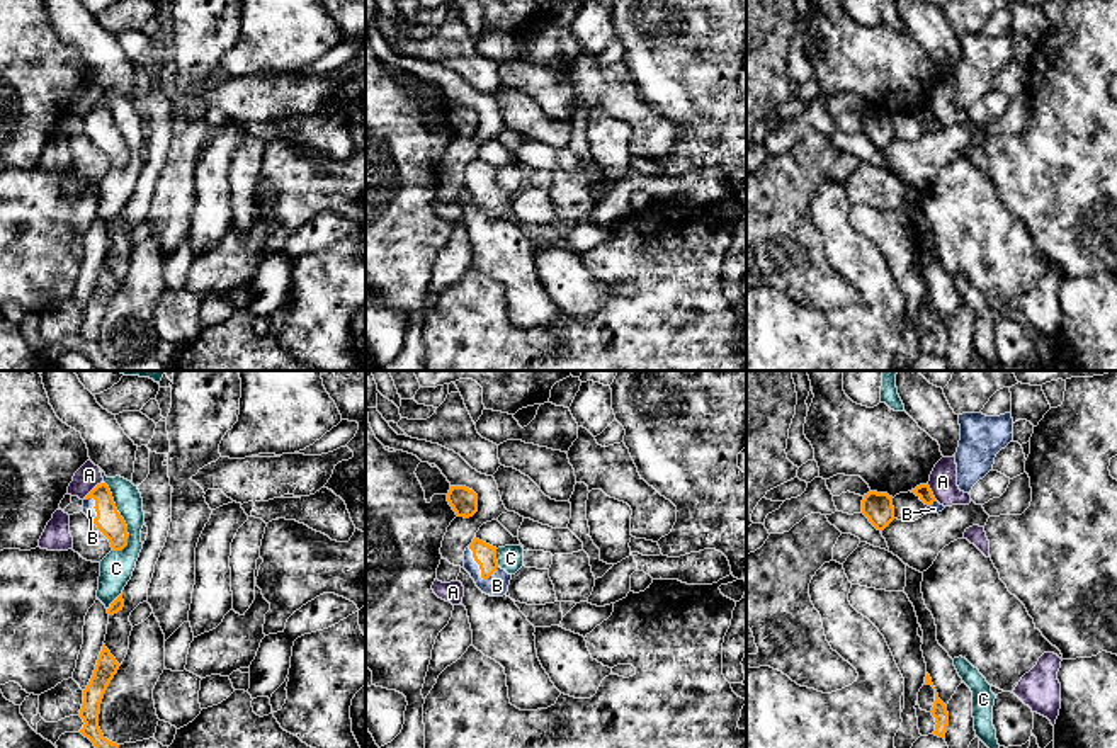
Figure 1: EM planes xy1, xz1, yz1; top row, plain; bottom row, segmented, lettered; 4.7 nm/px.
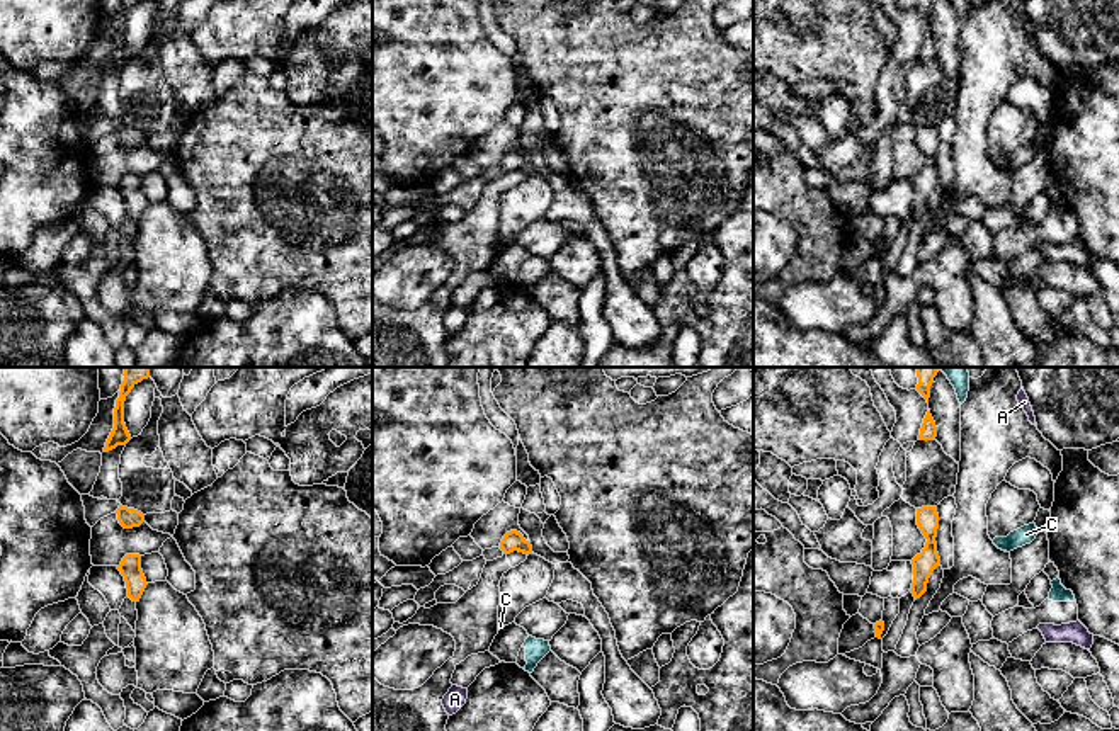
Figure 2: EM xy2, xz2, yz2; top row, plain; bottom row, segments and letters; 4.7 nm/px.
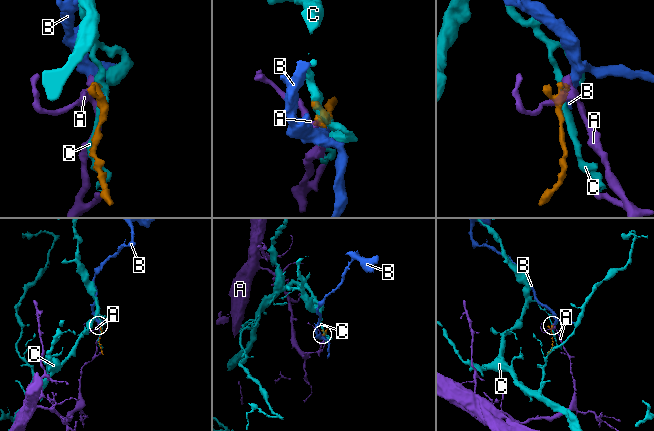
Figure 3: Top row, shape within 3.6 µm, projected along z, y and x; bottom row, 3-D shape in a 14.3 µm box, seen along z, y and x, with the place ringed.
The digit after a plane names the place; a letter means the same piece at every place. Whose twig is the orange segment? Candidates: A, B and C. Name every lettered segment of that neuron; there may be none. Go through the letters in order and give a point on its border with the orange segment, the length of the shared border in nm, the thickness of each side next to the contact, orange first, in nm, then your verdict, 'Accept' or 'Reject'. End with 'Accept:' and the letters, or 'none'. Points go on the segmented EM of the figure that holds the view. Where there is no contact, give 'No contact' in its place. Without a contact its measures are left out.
A: Touches orange at xy1 (92, 490). Shared border 130 nm. Thickness 120 nm (orange) against 110 nm. Reject
B: Touches orange at xz1 (478, 563). Shared border 180 nm. Thickness 110 nm (orange) against 110 nm. Accept
C: Touches orange at xy1 (121, 517). Shared border 340 nm. Thickness 120 nm (orange) against 160 nm. Reject
Accept: B

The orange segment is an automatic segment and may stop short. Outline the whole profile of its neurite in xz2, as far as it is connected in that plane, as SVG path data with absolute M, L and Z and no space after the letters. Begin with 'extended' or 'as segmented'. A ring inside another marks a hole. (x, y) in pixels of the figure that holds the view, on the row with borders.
as segmented; M510 530L503 536L500 542L500 549L503 554L510 554L514 551L524 552L524 554L532 554L532 546L529 541L524 539L524 536L517 530Z

